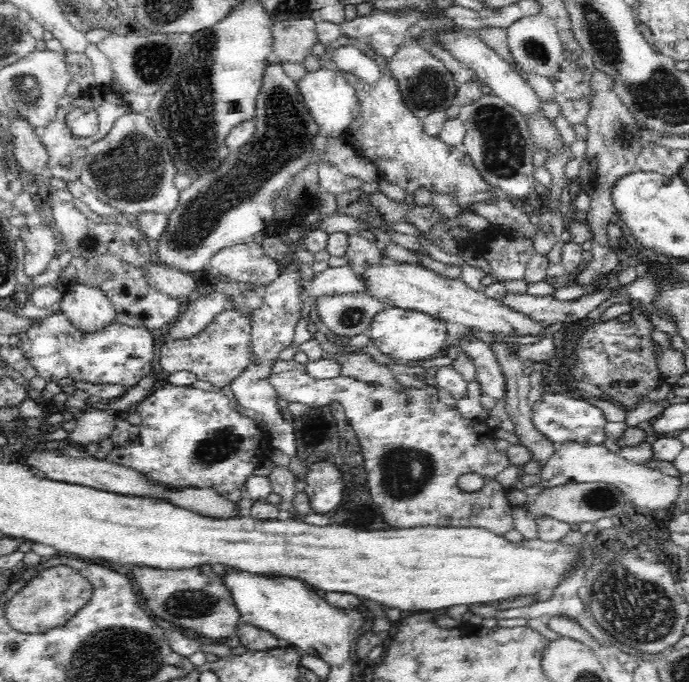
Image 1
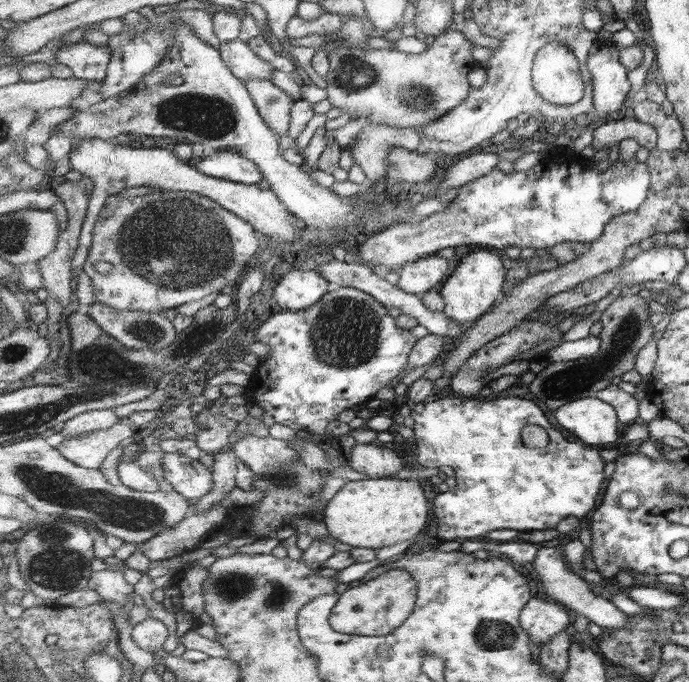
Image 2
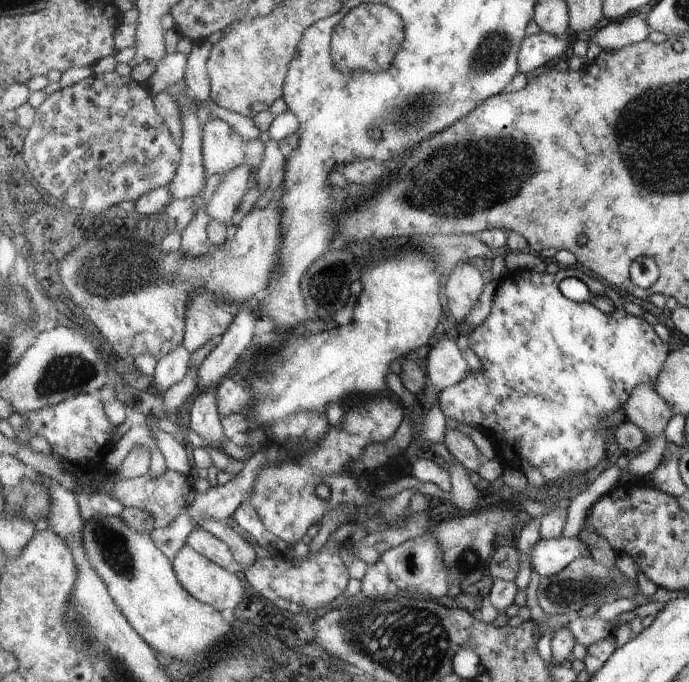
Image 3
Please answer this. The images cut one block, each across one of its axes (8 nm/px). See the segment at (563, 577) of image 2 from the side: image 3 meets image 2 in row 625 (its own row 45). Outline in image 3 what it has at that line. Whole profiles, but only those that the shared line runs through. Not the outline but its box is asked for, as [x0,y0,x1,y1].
[591,13,651,50]

